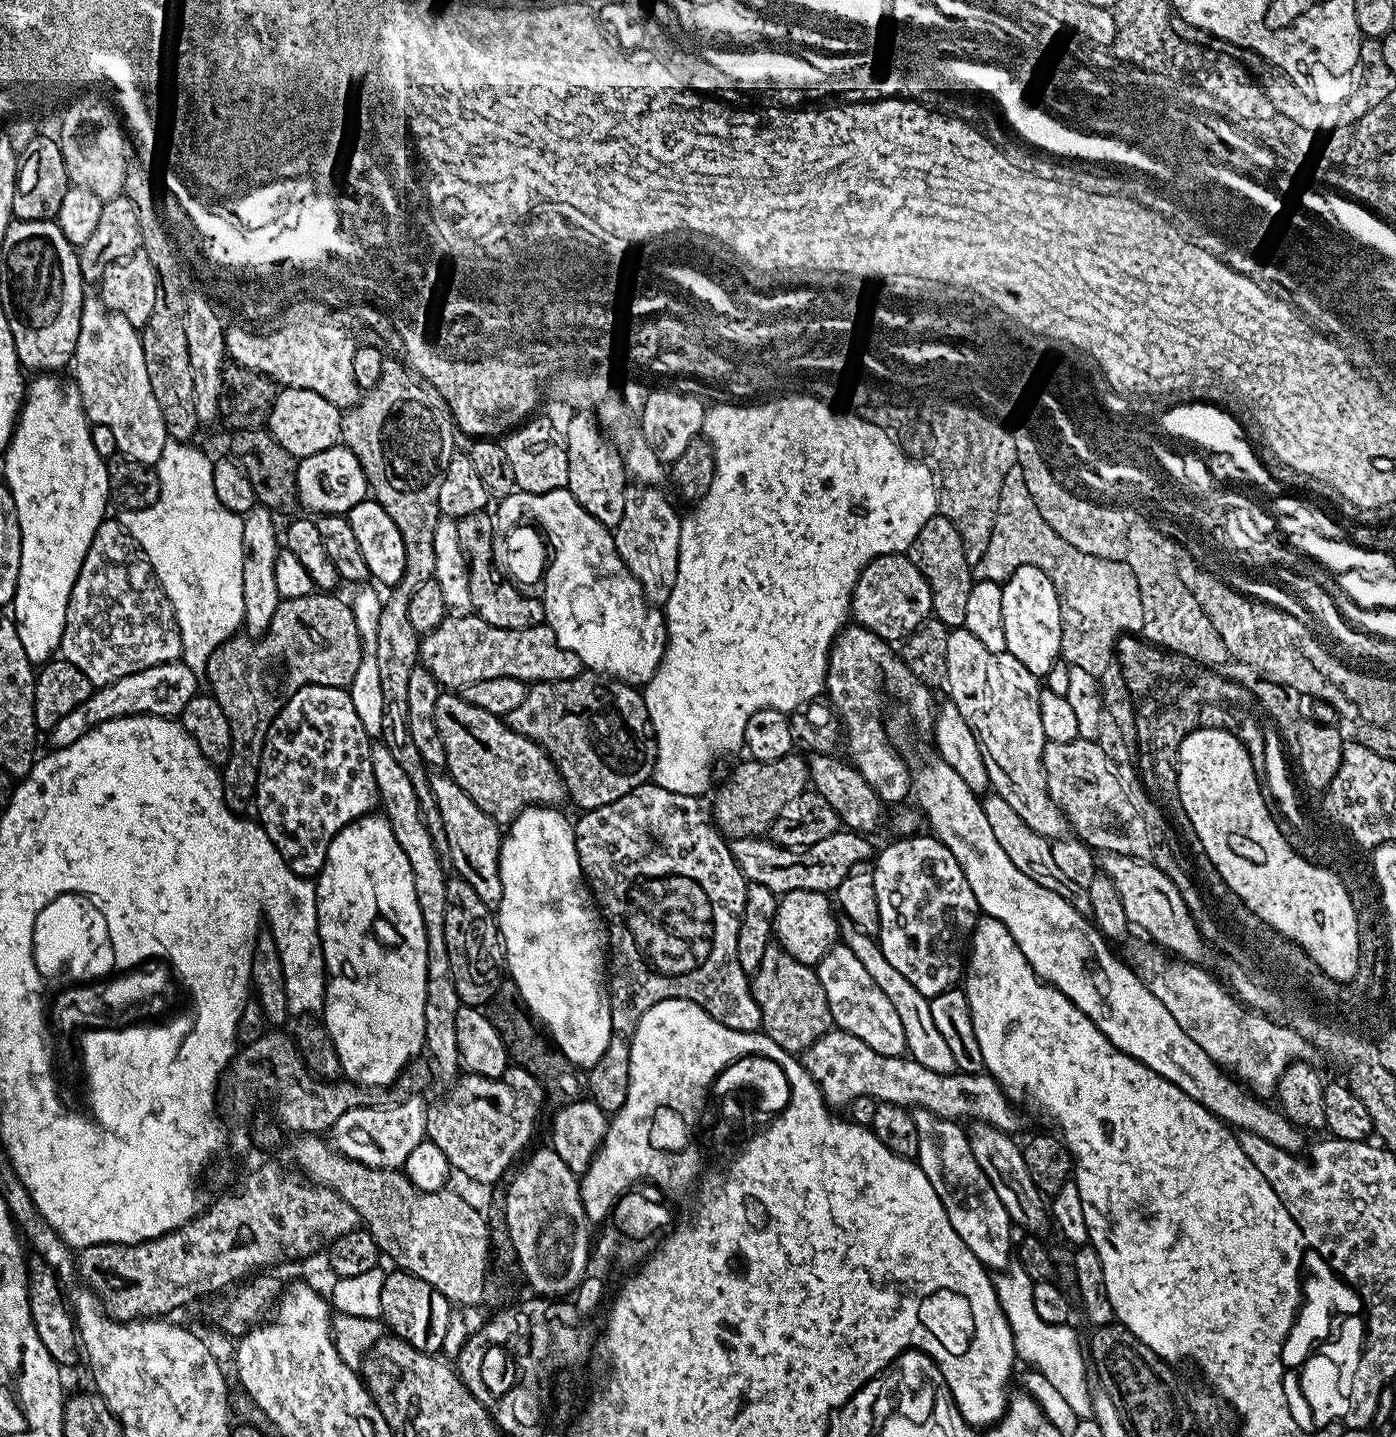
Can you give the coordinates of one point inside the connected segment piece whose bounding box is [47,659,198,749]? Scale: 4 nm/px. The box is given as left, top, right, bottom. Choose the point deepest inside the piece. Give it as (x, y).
(163, 690)

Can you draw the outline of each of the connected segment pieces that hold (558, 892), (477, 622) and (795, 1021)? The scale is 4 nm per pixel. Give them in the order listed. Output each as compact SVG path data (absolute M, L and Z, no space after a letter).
M533 806L523 808L515 820L507 825L500 841L500 873L502 874L502 898L498 905L498 923L500 925L500 938L504 942L506 953L506 972L511 983L518 986L526 1006L531 1012L548 1027L549 1034L556 1039L556 1045L574 1062L577 1068L587 1070L606 1054L606 1046L610 1046L610 1034L612 1033L612 1001L606 987L606 957L609 955L610 937L606 927L606 921L598 907L591 887L586 886L585 877L580 871L580 859L576 849L576 830L573 821L567 820L556 806Z
M475 614L445 615L444 621L420 640L418 660L448 690L463 690L468 684L482 682L482 678L539 682L574 678L582 671L578 654L562 647L547 623L510 630L490 626L490 622Z
M771 943L758 962L758 970L751 973L750 983L754 1002L762 1014L762 1031L765 1036L774 1038L782 1050L793 1054L802 1054L818 1038L833 1031L834 1025L830 1014L830 1002L826 1000L826 990L818 978L815 967L798 962L781 944Z

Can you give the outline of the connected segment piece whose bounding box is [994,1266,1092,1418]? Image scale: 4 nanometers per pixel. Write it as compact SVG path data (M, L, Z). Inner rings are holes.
M1019 1266L1009 1267L1001 1271L994 1280L996 1297L1004 1311L1006 1322L1012 1331L1017 1357L1024 1360L1039 1375L1044 1376L1062 1393L1062 1398L1074 1409L1077 1418L1092 1416L1092 1392L1088 1388L1090 1368L1086 1363L1086 1352L1080 1349L1080 1342L1071 1332L1068 1324L1047 1324L1038 1318L1034 1310L1034 1294L1032 1279L1026 1270ZM1084 1360L1085 1364L1084 1365ZM1088 1367L1088 1368L1087 1368Z

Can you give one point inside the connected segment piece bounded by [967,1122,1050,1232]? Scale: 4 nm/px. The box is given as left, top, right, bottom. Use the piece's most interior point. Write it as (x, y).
(1002, 1160)

